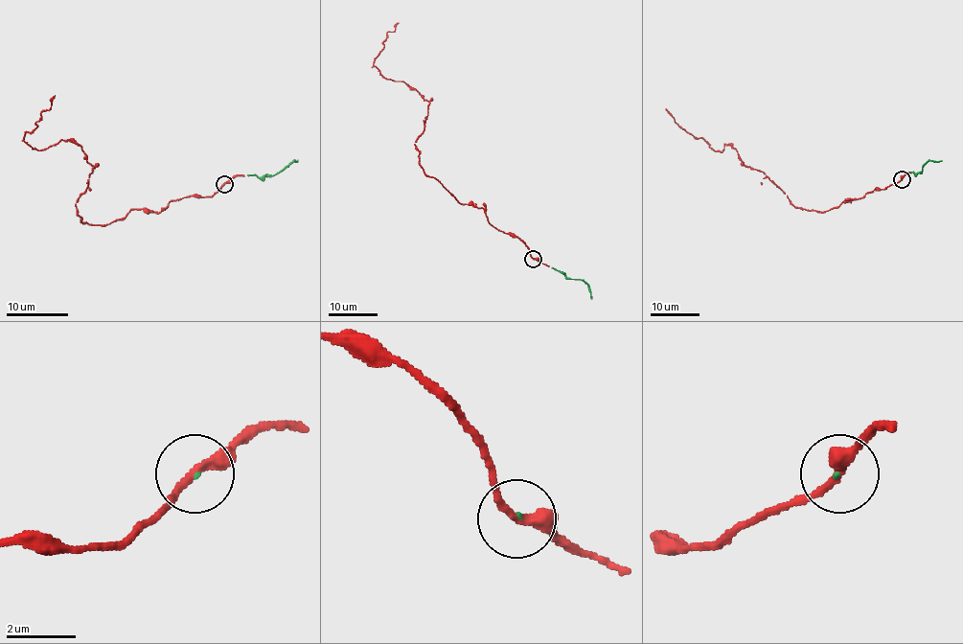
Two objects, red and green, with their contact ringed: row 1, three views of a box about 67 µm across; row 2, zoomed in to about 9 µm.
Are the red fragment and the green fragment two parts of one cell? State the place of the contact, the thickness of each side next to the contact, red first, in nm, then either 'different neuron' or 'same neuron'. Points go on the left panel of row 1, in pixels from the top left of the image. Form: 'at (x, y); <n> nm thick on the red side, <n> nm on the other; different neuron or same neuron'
at (224, 184); 280 nm thick on the red side, 50 nm on the other; same neuron

